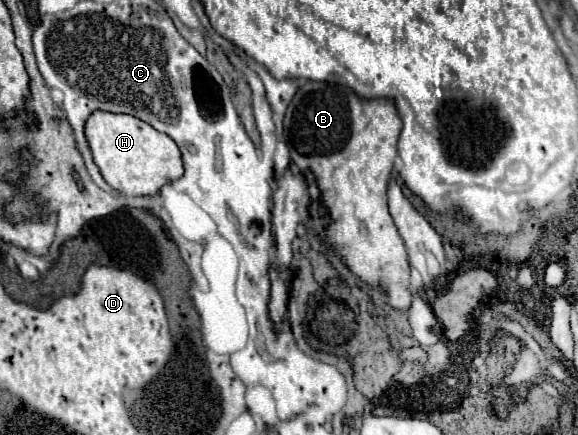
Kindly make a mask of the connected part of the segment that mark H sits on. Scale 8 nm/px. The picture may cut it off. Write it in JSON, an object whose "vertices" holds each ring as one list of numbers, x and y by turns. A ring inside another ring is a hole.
{"vertices":[[96,111,86,121,86,137,106,183,126,197,154,197,160,189,184,175,184,163,174,139,132,115]]}

